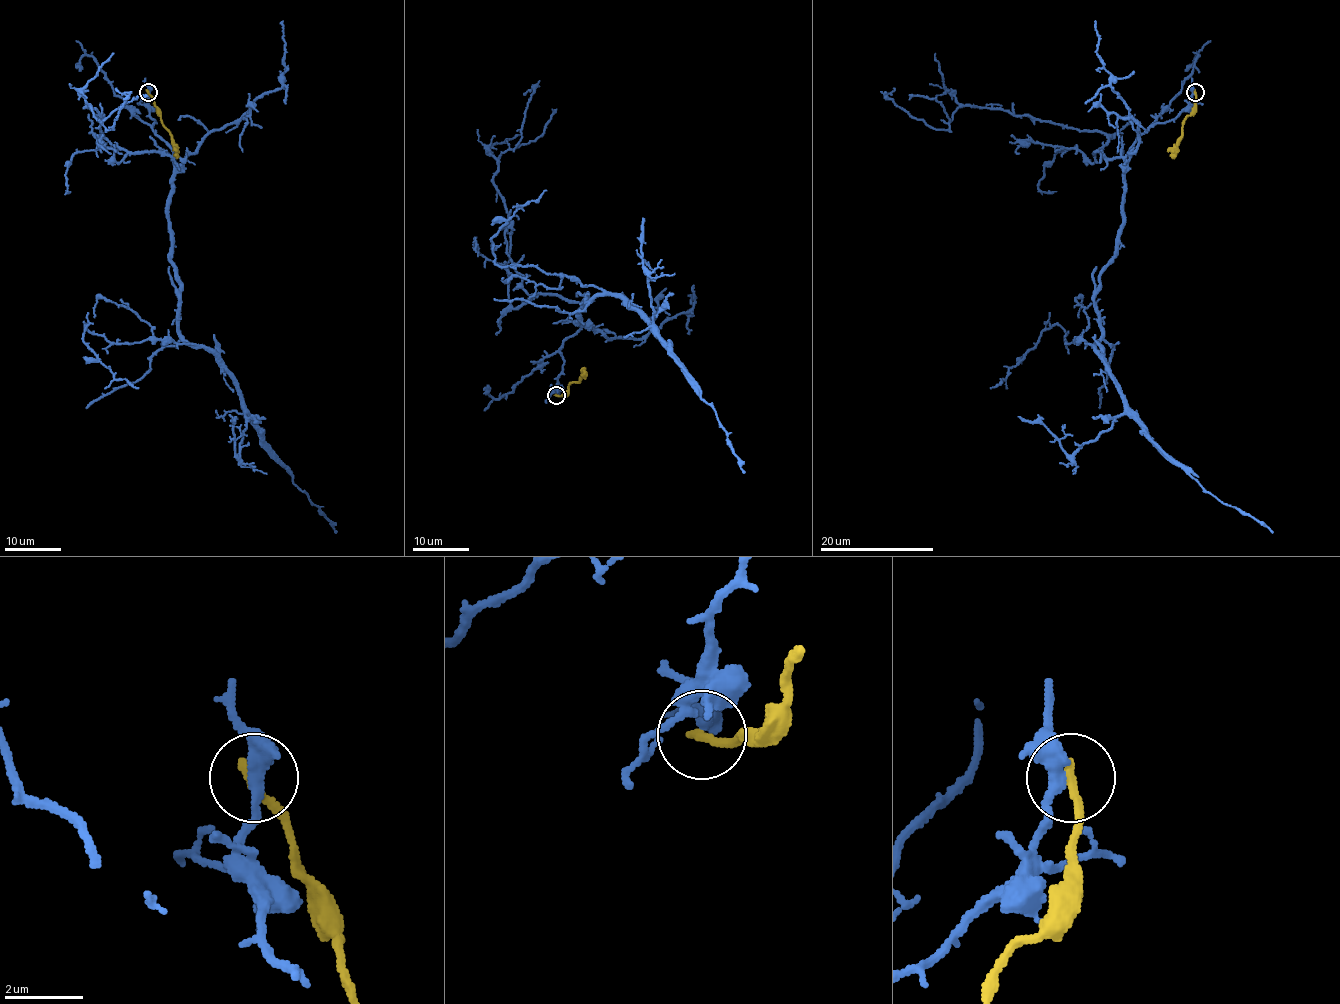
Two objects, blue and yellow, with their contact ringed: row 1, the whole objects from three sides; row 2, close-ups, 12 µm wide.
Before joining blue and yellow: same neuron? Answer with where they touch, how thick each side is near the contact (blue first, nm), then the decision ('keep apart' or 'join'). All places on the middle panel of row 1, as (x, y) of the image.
place (556, 395); calibres 380 and 240 nm; keep apart

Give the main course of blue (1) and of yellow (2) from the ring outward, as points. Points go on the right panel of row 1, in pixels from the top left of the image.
1: (1194, 92), (1126, 156), (1117, 255), (1095, 296), (1096, 353), (1151, 439), (1206, 492), (1272, 533)
2: (1195, 92), (1194, 111), (1184, 121), (1181, 139), (1171, 158)

